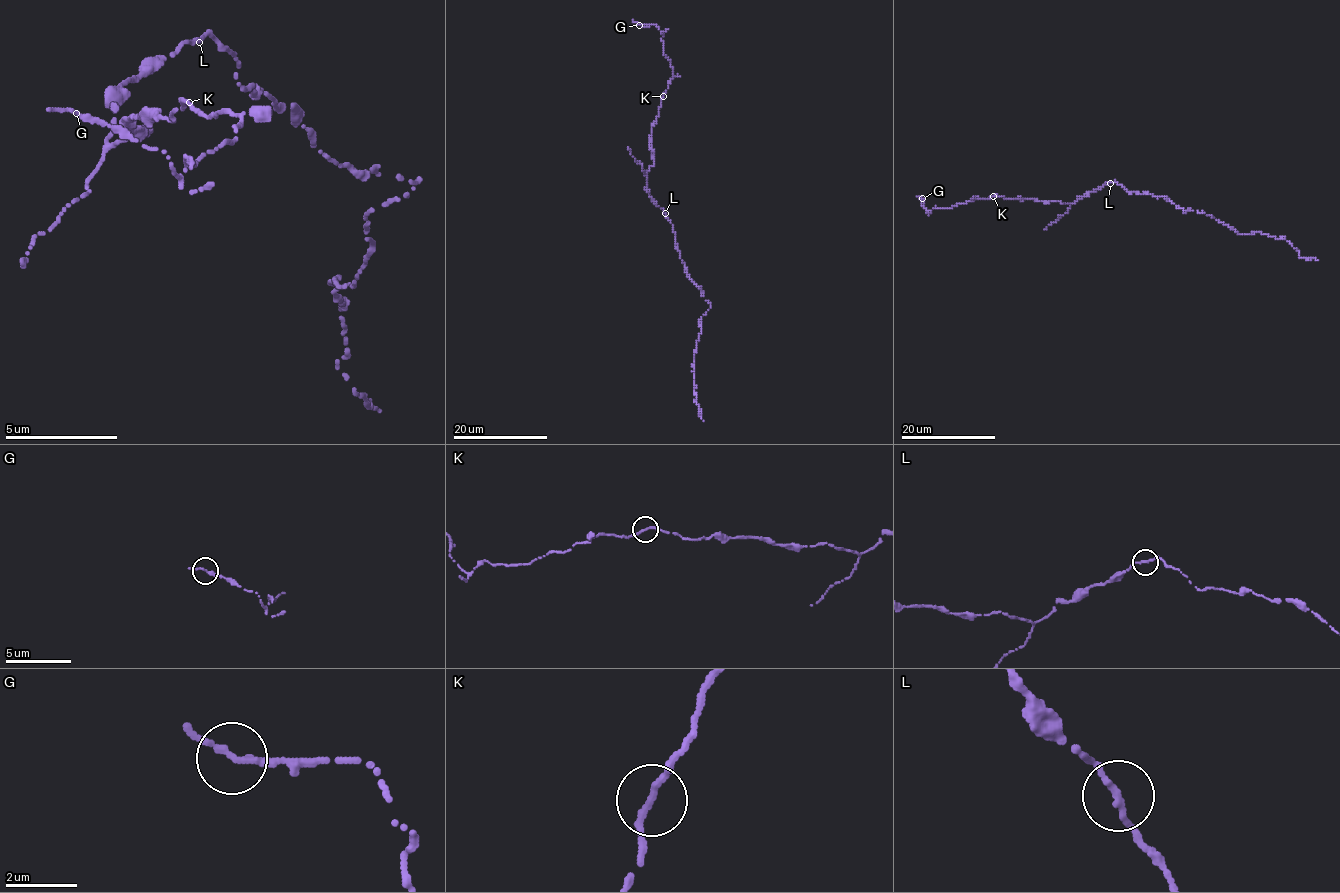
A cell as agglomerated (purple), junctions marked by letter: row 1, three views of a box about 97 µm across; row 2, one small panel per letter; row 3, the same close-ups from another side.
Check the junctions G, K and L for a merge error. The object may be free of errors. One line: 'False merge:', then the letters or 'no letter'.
False merge: no letter

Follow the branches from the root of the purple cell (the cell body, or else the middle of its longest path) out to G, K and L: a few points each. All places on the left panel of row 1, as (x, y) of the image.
G: (217, 40), (183, 40), (116, 102), (105, 142), (183, 102), (240, 119), (178, 175), (76, 113)
K: (217, 40), (183, 40), (127, 80), (105, 142), (144, 136), (144, 125), (127, 125), (172, 119), (189, 102)
L: (217, 40), (212, 35), (206, 35), (200, 40)

